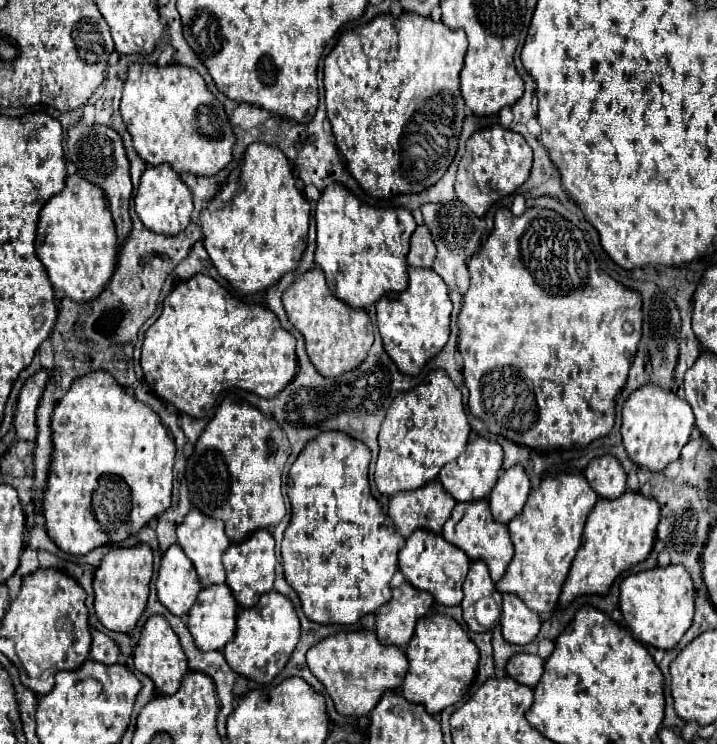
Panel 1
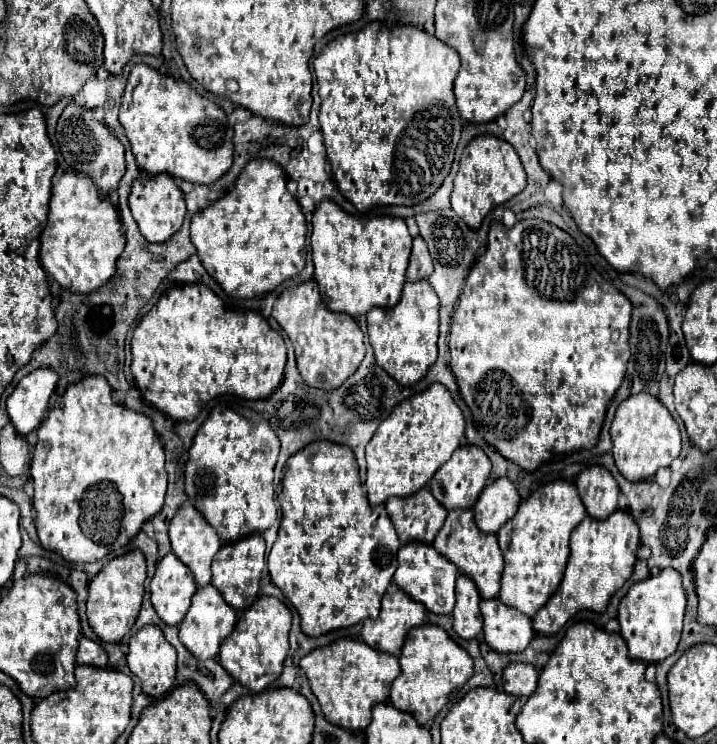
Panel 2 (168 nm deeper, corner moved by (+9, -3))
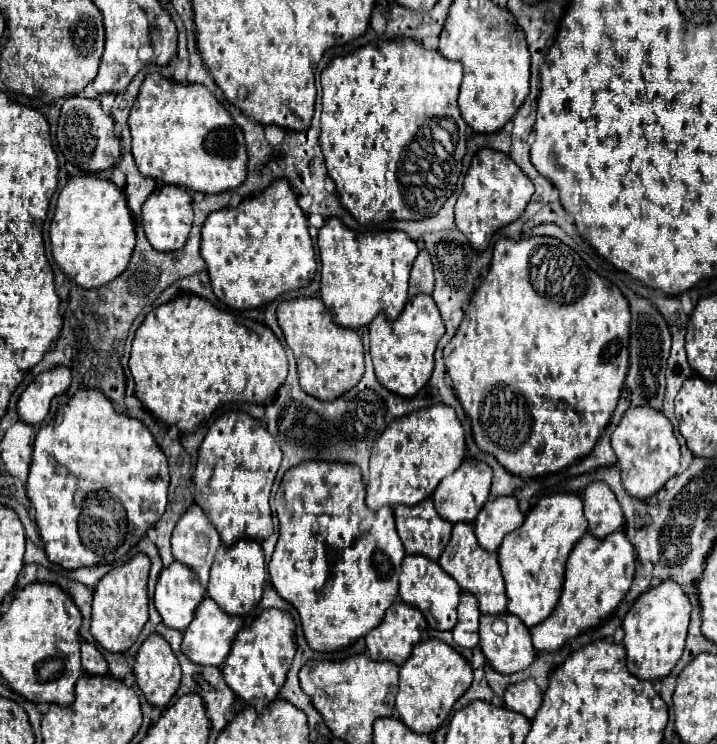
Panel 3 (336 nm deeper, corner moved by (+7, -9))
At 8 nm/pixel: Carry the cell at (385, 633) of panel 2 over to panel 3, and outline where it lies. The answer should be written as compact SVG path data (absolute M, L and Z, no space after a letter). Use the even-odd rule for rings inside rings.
M396 601L384 615L382 623L366 635L366 649L374 661L392 661L402 665L412 647L422 639L426 619L420 609Z

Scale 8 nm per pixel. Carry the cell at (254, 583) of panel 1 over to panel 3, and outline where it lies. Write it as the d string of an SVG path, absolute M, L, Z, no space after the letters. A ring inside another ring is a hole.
M244 539L230 547L220 545L214 557L214 565L210 569L208 593L220 605L220 609L242 617L250 613L256 607L256 603L260 603L264 579L266 579L266 563L264 563L264 551L260 543L254 539Z

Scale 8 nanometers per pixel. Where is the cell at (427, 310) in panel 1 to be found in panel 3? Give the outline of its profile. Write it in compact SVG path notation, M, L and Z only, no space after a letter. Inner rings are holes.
M416 295L408 299L404 311L396 321L386 321L378 315L370 323L370 355L374 361L374 371L378 381L396 395L412 397L416 395L430 379L434 369L434 351L444 335L444 321L436 303L430 295Z

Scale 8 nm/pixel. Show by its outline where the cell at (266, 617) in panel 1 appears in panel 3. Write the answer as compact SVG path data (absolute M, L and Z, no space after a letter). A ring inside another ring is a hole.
M264 609L248 627L244 627L224 661L222 673L228 681L228 687L244 699L246 705L254 707L262 713L264 707L268 707L276 697L280 687L284 685L284 677L290 669L290 663L296 653L296 625L288 611L280 609Z

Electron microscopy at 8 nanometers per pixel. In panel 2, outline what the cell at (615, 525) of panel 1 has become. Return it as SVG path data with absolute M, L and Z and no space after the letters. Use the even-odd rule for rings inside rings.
M616 511L604 521L584 517L584 521L572 531L570 559L568 559L568 567L558 591L532 619L534 631L546 637L556 635L566 625L566 621L582 609L604 613L612 593L618 591L632 575L638 545L640 545L638 525L630 513Z

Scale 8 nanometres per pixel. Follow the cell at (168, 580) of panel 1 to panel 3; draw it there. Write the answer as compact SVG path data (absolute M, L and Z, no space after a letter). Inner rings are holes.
M174 561L162 569L154 591L154 605L166 627L184 631L202 599L204 589L190 567Z

